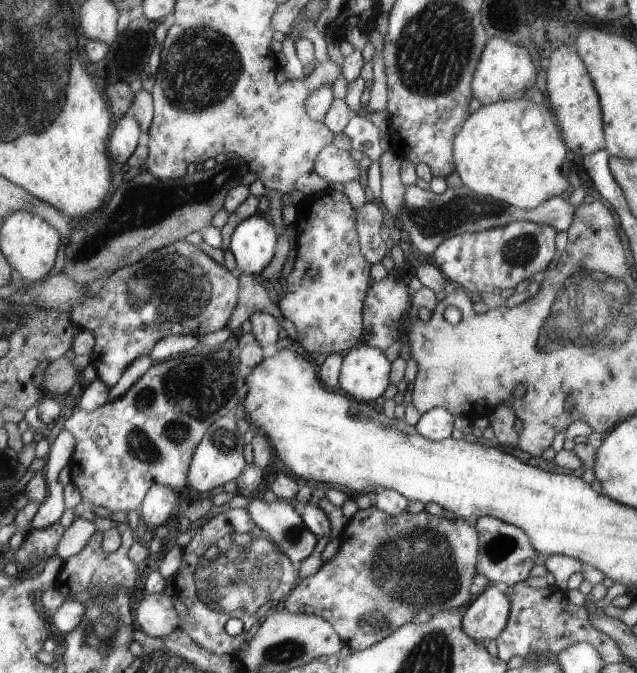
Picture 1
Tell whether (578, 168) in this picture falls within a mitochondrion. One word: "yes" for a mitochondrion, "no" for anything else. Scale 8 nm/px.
no

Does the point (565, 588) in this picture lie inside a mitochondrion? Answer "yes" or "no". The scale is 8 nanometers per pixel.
no

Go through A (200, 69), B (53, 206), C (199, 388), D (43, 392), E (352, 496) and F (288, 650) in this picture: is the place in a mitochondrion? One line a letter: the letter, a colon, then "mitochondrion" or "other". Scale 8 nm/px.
A: mitochondrion
B: other
C: mitochondrion
D: other
E: other
F: mitochondrion

